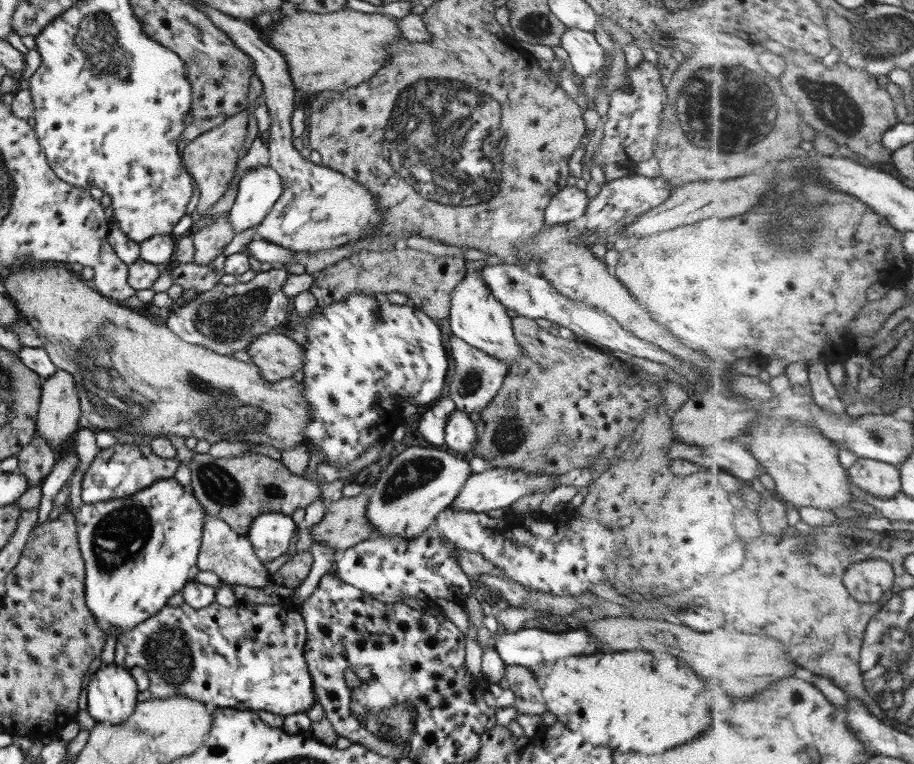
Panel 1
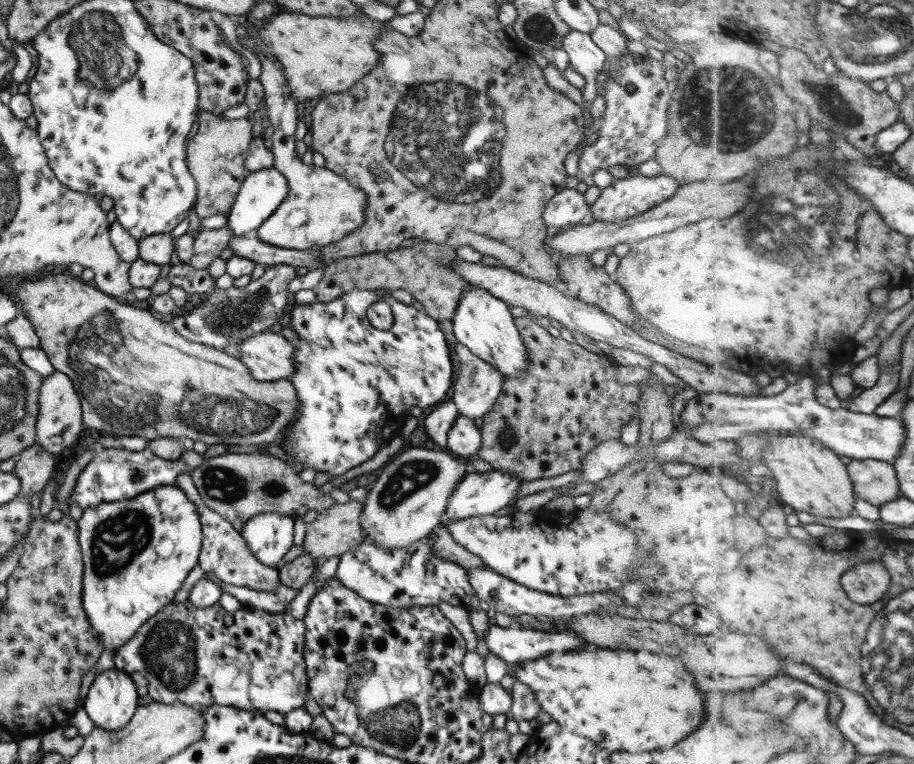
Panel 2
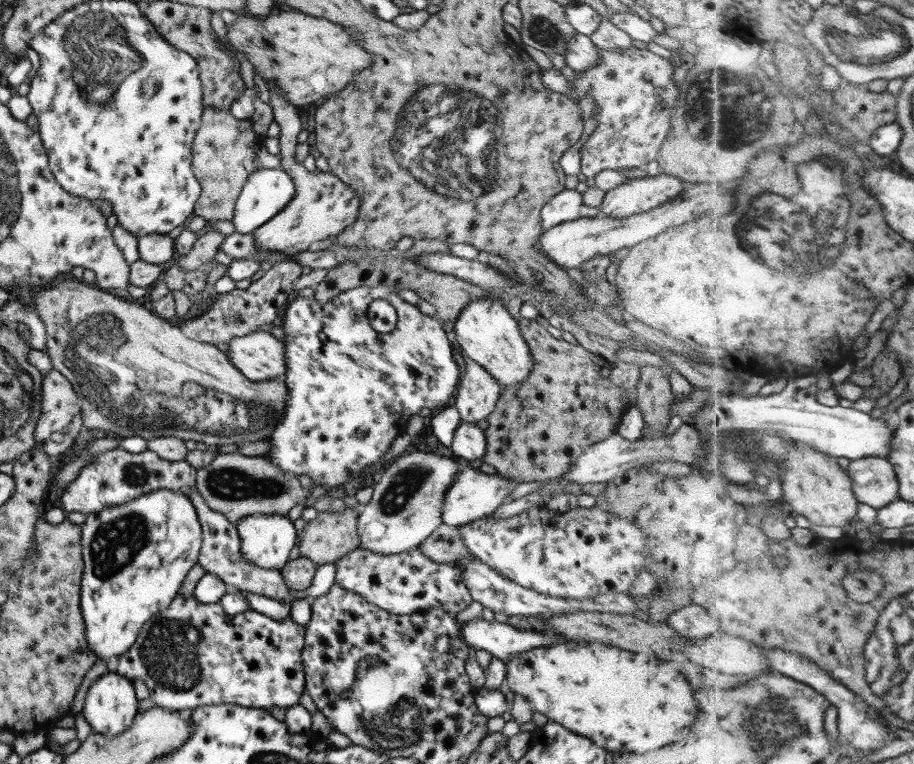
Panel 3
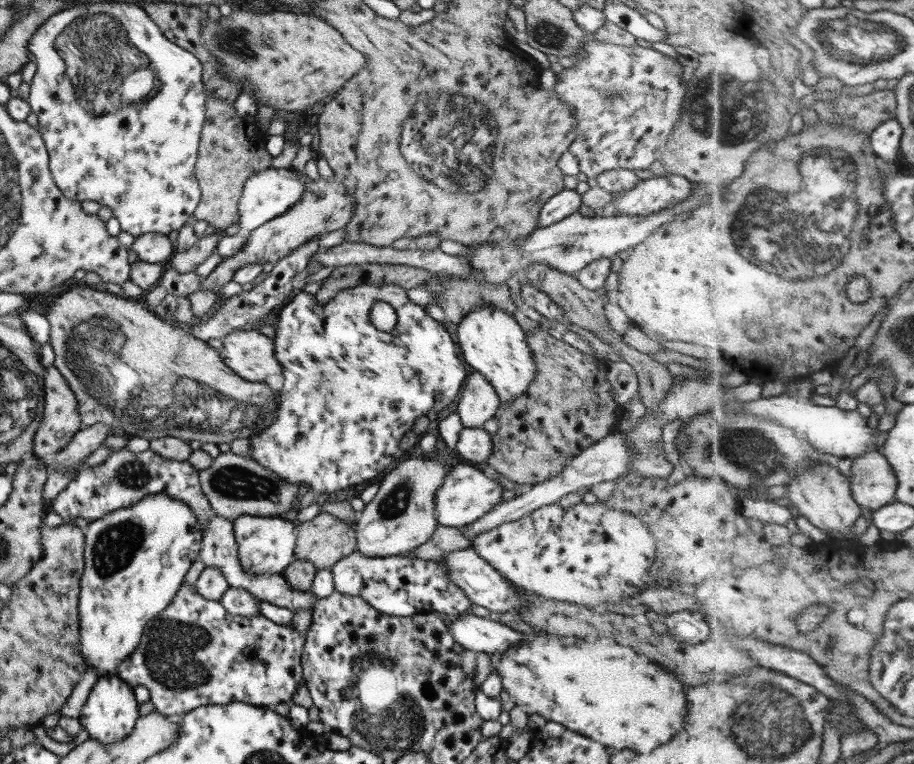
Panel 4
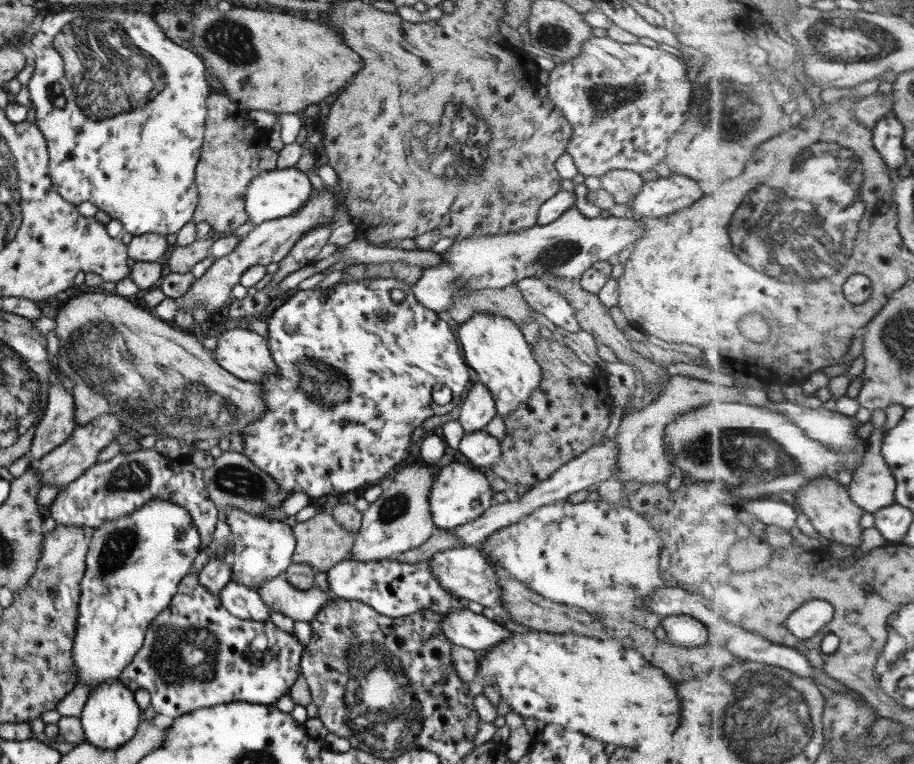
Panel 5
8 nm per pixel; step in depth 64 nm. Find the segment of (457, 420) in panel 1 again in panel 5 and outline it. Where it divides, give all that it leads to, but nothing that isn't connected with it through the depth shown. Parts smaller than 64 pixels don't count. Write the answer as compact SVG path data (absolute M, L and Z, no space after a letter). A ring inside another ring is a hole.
M483 430L463 434L459 441L459 452L473 464L474 468L492 468L492 464L500 462L501 449L499 441Z

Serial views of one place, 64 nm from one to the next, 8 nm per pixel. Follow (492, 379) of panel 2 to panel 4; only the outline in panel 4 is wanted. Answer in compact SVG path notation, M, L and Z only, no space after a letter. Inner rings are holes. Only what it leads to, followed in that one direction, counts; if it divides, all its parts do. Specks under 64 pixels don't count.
M471 368L461 386L455 413L465 428L479 428L497 412L499 398L493 386Z

